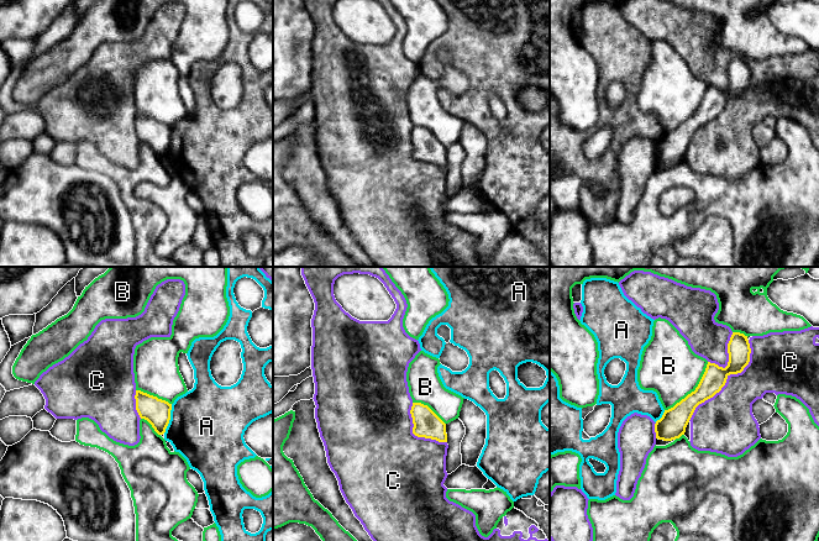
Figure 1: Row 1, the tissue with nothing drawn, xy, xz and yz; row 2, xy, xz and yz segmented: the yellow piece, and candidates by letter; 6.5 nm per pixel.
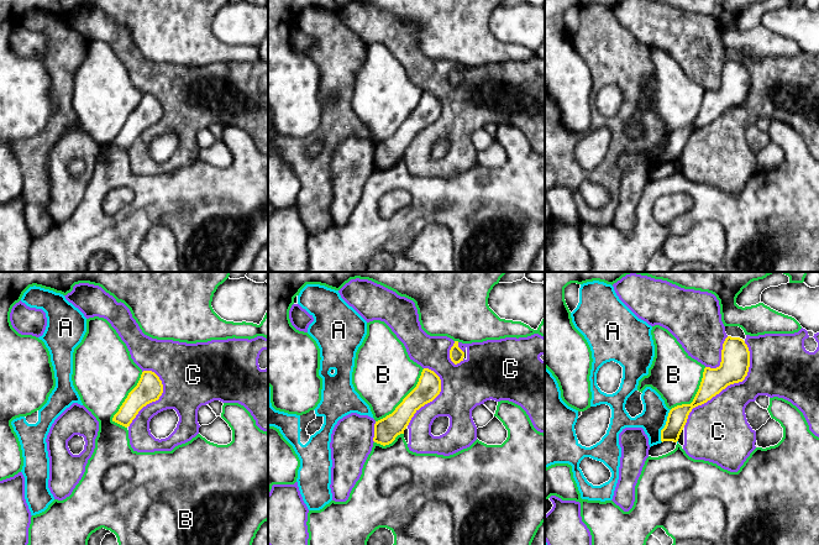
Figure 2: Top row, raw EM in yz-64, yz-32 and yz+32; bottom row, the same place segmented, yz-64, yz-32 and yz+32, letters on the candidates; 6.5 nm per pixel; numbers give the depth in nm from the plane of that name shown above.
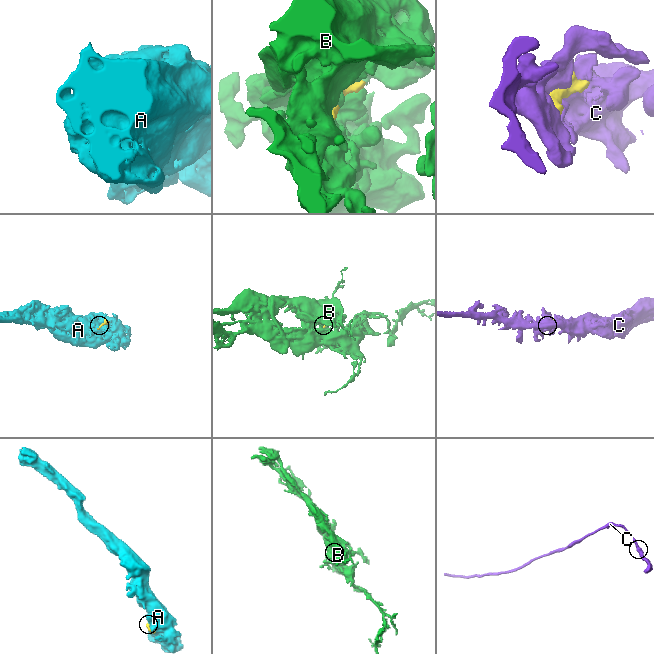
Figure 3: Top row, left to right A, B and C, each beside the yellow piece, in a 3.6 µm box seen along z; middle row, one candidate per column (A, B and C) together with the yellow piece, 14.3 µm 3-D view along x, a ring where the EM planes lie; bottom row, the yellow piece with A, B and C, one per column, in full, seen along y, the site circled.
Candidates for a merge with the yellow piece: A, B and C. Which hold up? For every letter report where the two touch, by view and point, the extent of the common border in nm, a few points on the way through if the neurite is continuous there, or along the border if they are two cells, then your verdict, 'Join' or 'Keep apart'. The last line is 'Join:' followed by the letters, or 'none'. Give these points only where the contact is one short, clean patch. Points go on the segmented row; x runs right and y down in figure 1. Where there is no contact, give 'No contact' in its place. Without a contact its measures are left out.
A: Touches yellow at xy (169, 419). Shared border 200 nm. Keep apart
B: Touches yellow at yz (694, 390). Shared border 420 nm. Join
C: Touches yellow at yz (726, 378). Shared border 650 nm. Keep apart
Join: B

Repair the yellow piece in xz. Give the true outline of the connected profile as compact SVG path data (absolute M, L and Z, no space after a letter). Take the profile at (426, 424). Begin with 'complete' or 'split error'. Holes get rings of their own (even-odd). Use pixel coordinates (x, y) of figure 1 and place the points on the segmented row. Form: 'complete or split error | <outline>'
complete | M413 403L410 414L415 436L447 442L446 424L427 405Z

